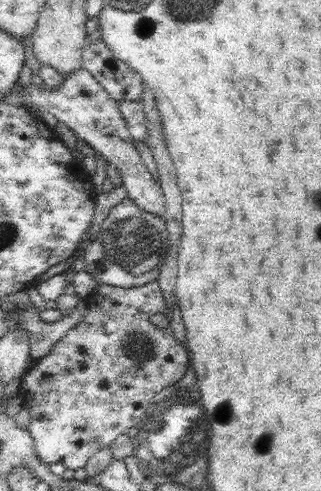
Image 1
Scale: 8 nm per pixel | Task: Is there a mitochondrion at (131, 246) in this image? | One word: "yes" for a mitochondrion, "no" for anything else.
yes

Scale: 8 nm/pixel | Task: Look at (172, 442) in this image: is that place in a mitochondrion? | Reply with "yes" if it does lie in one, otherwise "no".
yes

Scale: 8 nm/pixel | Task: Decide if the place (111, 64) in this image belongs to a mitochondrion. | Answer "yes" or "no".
no

